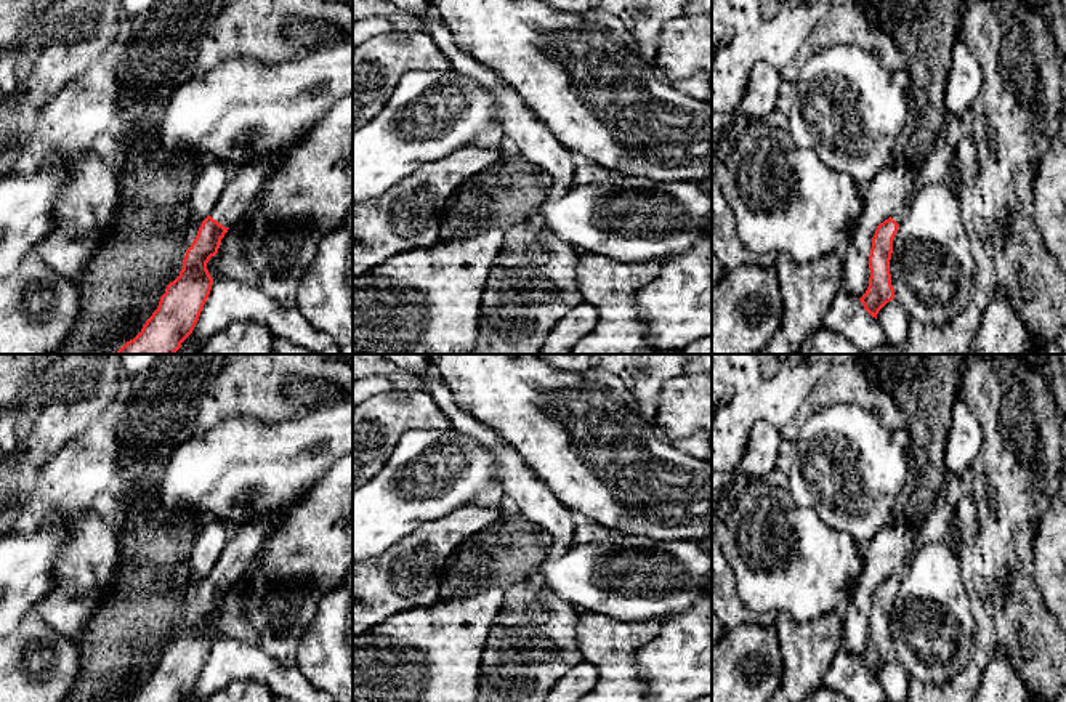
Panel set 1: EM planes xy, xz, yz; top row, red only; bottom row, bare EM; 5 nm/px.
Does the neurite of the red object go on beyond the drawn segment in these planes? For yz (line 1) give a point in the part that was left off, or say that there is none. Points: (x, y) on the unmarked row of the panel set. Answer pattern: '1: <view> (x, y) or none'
1: none

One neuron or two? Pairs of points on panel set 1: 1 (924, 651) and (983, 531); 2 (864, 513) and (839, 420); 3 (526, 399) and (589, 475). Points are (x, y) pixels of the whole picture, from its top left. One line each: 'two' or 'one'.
1: two
2: one
3: one

